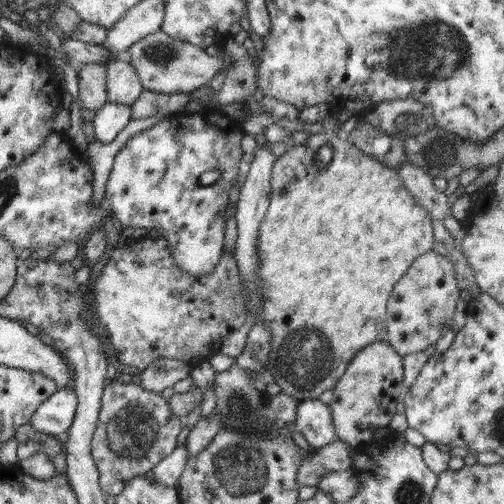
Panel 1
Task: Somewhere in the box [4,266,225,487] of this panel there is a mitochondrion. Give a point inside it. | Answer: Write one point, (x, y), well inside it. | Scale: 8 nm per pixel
(134, 431)

